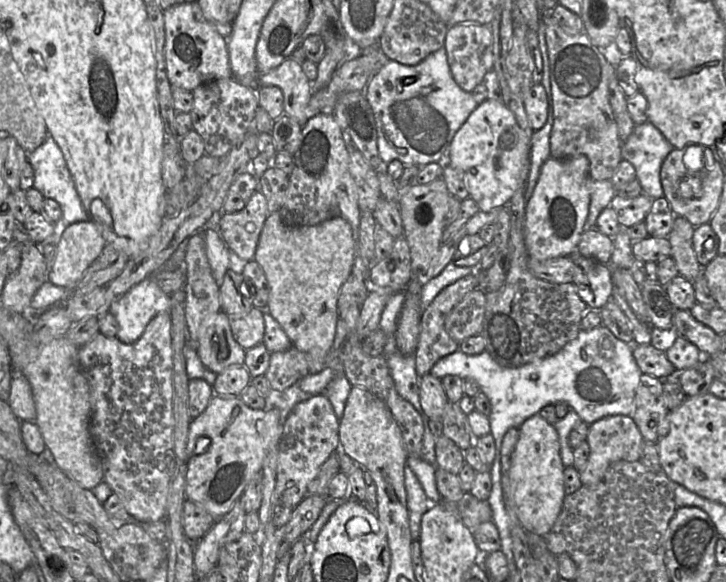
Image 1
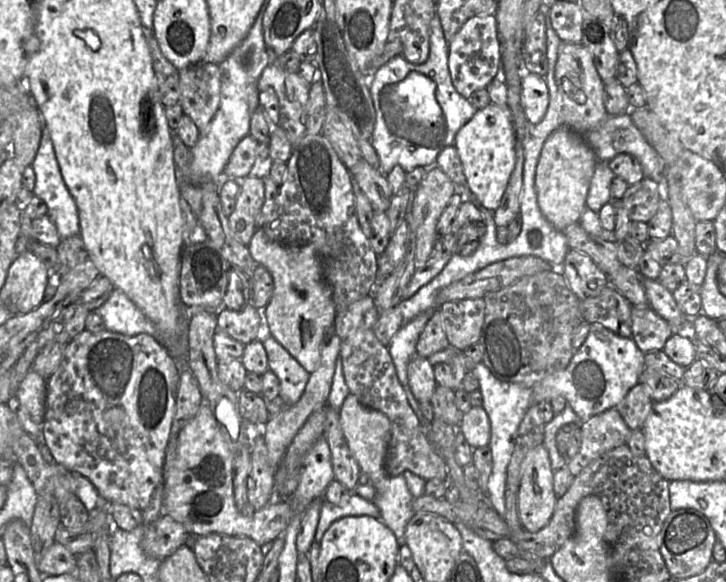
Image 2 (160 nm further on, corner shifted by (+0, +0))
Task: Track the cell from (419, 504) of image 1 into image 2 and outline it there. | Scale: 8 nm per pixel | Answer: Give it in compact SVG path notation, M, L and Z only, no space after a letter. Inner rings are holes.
M400 474L386 478L386 490L376 493L372 501L380 510L381 520L400 544L405 544L406 525L415 514L412 510L413 499L405 477Z

